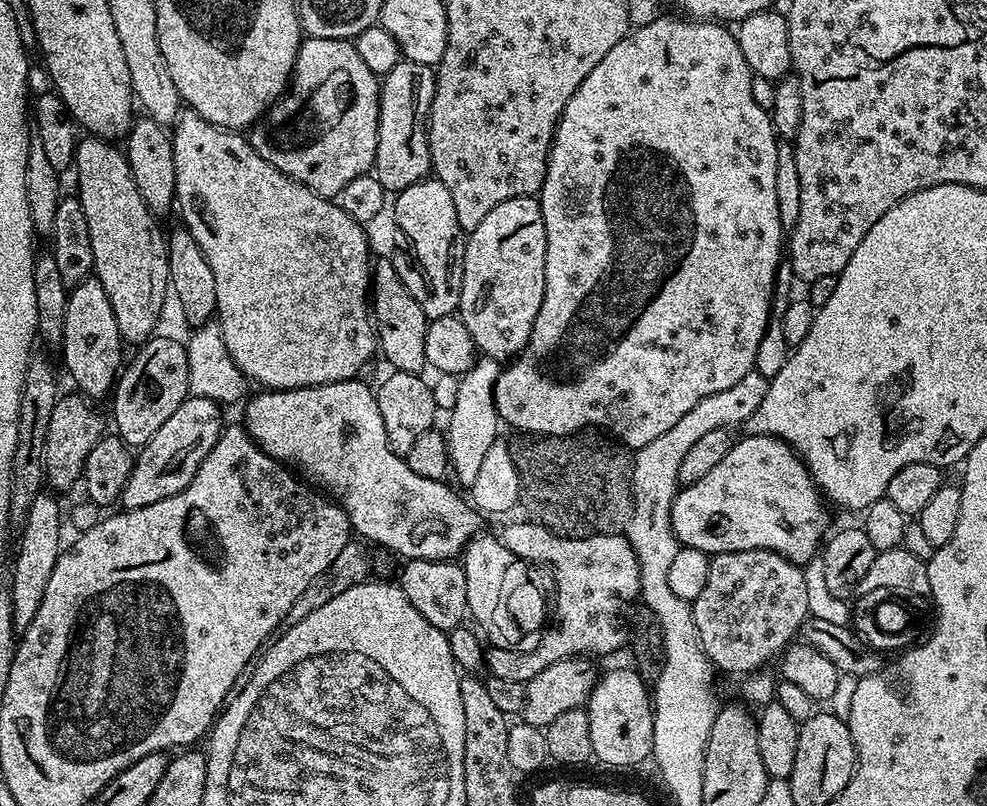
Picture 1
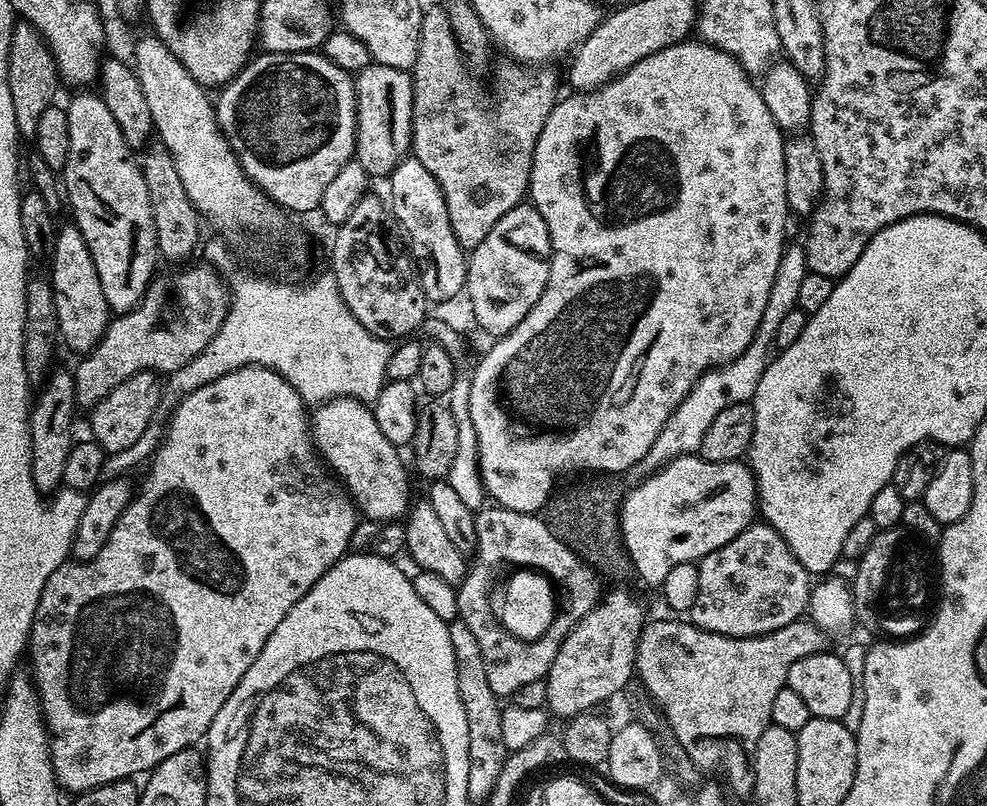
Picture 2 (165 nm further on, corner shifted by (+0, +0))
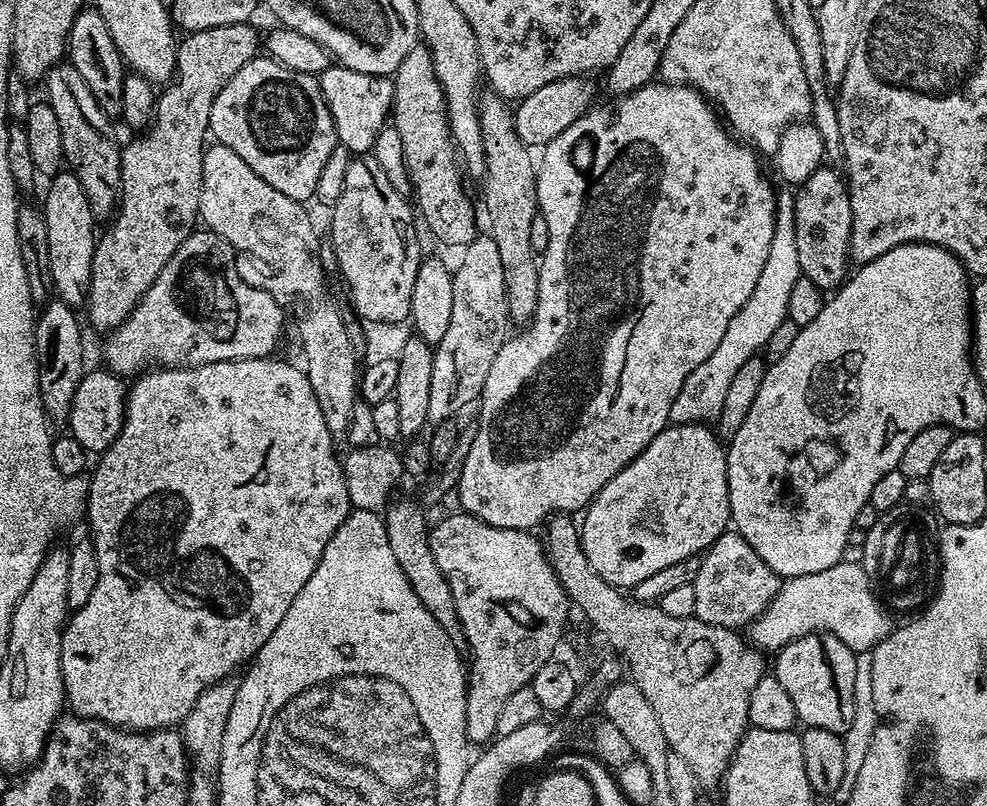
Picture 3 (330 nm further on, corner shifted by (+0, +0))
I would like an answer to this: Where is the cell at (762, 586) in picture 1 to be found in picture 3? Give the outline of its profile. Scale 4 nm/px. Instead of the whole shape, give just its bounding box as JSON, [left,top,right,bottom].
[695,530,781,629]

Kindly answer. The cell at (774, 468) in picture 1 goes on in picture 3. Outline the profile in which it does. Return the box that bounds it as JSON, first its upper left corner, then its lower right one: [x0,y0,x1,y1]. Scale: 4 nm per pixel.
[579,424,730,590]

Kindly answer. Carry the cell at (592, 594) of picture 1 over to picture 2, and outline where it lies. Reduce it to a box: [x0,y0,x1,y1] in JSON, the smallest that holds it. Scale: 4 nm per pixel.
[456,506,602,698]

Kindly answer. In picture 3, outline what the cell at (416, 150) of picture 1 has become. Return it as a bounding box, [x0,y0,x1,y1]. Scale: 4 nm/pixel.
[319,63,394,154]

